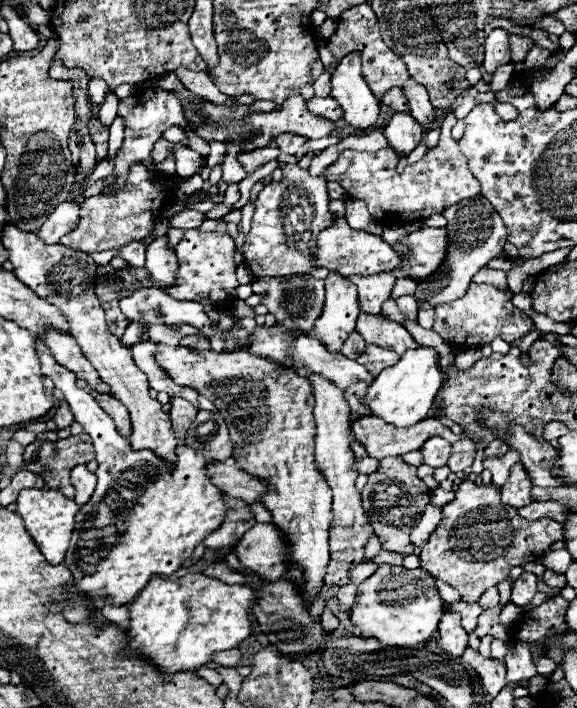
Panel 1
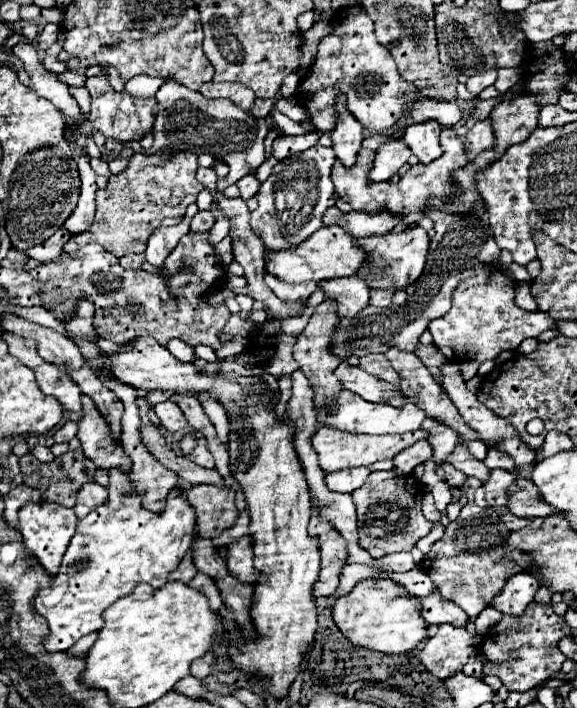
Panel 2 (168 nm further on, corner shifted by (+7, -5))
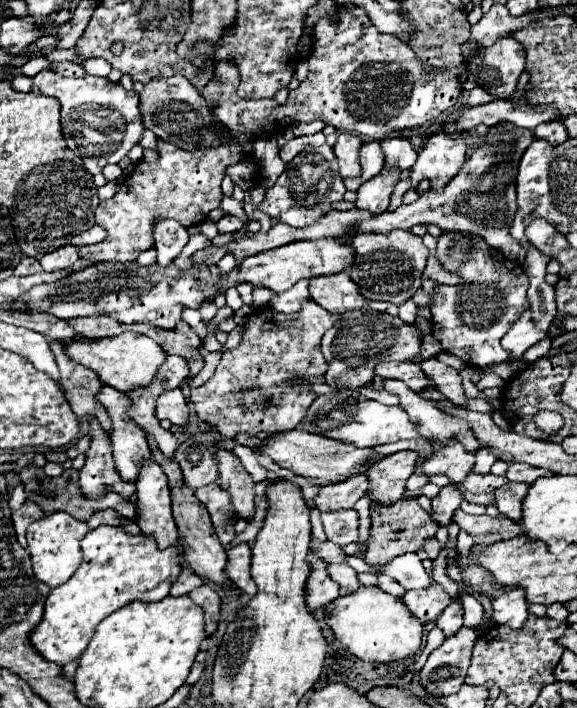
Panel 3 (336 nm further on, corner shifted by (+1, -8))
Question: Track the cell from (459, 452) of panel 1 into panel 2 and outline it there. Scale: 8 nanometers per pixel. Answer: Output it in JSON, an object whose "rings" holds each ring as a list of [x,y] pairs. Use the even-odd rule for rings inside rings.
{"rings":[[[449,463],[443,465],[443,469],[445,469],[445,483],[447,483],[449,487],[461,487],[463,481],[467,479],[463,473],[459,473],[457,469],[453,469]]]}

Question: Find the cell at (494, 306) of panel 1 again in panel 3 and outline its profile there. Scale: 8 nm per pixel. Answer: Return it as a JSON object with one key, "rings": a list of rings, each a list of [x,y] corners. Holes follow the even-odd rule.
{"rings":[[[479,236],[473,238],[473,252],[457,270],[461,284],[437,286],[437,300],[431,306],[431,330],[441,342],[443,350],[461,358],[469,366],[487,370],[495,364],[507,362],[509,352],[501,348],[501,338],[527,310],[527,276],[521,264],[507,258],[499,258],[501,252],[489,248]],[[465,304],[471,304],[465,308]],[[481,304],[481,308],[477,308]]]}

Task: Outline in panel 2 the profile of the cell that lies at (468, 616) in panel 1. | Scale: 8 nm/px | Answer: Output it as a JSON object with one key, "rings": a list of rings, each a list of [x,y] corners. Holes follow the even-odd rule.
{"rings":[[[437,587],[433,589],[431,597],[421,597],[421,615],[429,625],[455,625],[455,627],[465,627],[467,625],[467,615],[463,613],[463,609],[459,609],[455,603],[445,601]]]}

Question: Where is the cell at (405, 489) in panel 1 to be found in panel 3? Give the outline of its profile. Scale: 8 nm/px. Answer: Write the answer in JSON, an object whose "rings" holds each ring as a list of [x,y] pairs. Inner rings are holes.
{"rings":[[[401,498],[393,504],[371,504],[371,528],[369,528],[369,540],[365,550],[365,562],[369,564],[385,564],[391,558],[405,554],[405,552],[417,552],[423,548],[423,538],[431,538],[437,532],[437,522],[431,520],[431,516],[417,504],[415,498]]]}

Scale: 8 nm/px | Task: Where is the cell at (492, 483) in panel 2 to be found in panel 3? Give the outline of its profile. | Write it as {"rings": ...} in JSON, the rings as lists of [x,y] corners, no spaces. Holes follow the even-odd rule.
{"rings":[[[469,474],[465,482],[459,484],[463,496],[467,502],[475,502],[475,504],[495,504],[495,490],[501,484],[507,484],[509,480],[505,476],[495,476],[495,474]]]}

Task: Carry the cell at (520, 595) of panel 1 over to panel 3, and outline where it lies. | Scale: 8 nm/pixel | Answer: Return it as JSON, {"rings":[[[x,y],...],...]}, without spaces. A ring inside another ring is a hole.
{"rings":[[[513,588],[511,592],[493,598],[493,620],[511,628],[521,628],[527,622],[529,604],[525,600],[525,588]]]}

